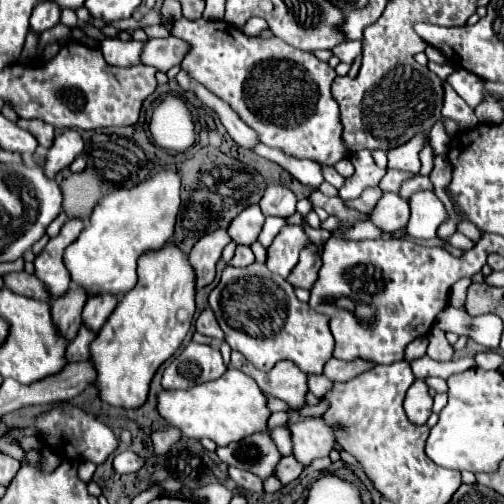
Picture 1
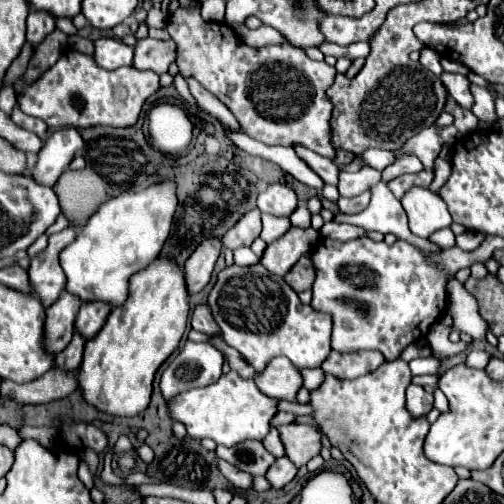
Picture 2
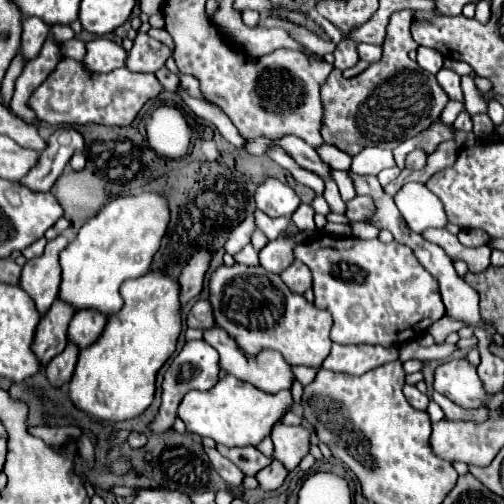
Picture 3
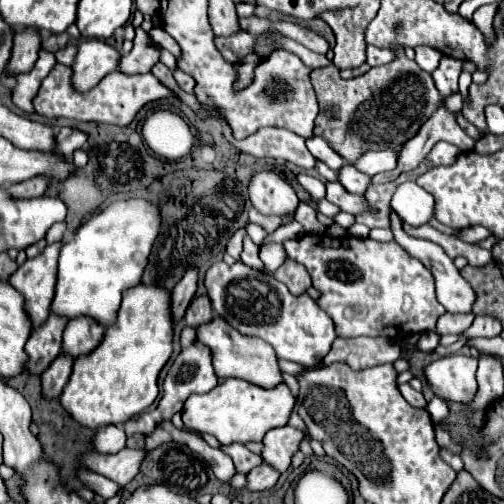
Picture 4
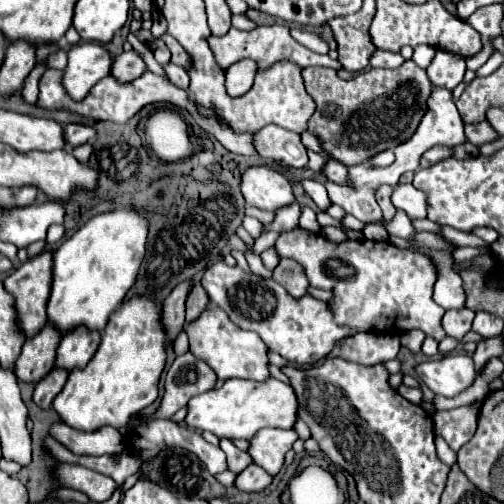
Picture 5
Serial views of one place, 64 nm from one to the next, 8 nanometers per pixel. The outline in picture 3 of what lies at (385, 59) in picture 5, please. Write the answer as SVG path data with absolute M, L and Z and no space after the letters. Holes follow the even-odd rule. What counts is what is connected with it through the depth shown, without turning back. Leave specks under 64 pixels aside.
M358 44L358 52L360 52L360 58L366 60L368 64L374 64L374 60L382 58L382 48L374 44Z

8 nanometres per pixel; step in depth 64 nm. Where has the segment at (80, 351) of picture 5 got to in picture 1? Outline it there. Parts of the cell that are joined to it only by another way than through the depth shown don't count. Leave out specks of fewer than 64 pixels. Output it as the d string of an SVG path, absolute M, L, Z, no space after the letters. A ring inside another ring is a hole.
M92 296L82 310L82 324L88 330L98 332L112 314L112 310L116 308L116 304L118 300L114 296Z

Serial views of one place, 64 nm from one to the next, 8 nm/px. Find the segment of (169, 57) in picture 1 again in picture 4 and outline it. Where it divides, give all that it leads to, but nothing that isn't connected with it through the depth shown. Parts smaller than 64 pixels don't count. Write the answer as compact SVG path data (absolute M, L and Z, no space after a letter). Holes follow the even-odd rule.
M141 27L135 28L134 48L128 54L122 54L118 72L128 76L146 74L158 62L160 48L150 40L150 36Z

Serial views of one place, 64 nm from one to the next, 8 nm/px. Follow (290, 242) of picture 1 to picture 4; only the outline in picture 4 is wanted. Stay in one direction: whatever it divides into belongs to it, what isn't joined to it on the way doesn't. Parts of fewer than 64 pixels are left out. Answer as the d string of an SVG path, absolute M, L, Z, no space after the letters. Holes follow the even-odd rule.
M266 244L266 246L260 248L260 260L264 262L264 266L266 266L268 272L274 272L286 260L284 248L280 244Z

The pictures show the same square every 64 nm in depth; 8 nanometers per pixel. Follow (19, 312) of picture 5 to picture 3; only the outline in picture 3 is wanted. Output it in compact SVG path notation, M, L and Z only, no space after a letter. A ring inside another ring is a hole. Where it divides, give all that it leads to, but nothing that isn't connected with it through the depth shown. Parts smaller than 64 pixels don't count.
M58 236L56 240L50 240L46 244L46 250L42 256L32 258L26 262L20 274L20 288L28 292L28 296L34 300L36 310L40 316L48 312L52 302L58 296L60 286L60 266L58 266L58 254L66 248L68 240L64 236Z

